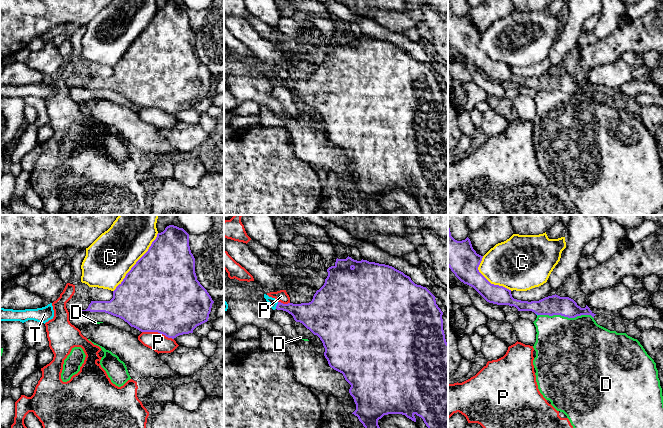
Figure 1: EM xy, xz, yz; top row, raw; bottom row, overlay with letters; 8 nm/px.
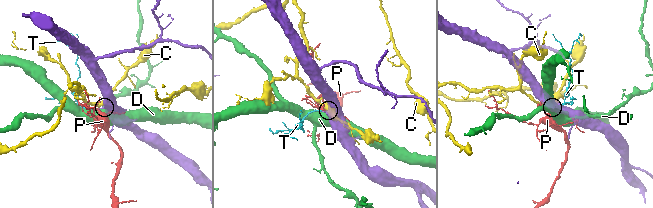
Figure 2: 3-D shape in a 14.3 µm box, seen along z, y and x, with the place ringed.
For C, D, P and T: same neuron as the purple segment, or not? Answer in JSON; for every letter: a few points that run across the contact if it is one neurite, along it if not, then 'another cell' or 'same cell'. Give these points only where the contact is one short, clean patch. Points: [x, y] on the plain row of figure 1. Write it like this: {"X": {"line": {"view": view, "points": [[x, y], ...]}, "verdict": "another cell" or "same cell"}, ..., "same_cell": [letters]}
{"C": {"verdict": "another cell"}, "D": {"verdict": "another cell"}, "P": {"verdict": "another cell"}, "T": {"line": {"view": "xz", "points": [[306, 89], [277, 81], [273, 78]]}, "verdict": "same cell"}, "same_cell": ["T"]}

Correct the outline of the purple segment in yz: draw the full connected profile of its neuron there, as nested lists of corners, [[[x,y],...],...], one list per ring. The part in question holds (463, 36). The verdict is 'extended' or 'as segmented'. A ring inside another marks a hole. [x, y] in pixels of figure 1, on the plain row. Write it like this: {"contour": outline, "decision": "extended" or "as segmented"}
{"contour": [[[448,1],[448,43],[464,60],[473,63],[487,78],[497,81],[514,82],[518,87],[532,87],[537,91],[561,91],[575,94],[594,90],[586,81],[581,84],[569,73],[552,71],[539,77],[521,77],[514,75],[511,66],[491,60],[478,46],[483,32],[476,29],[470,15],[457,17],[451,12]]], "decision": "as segmented"}

